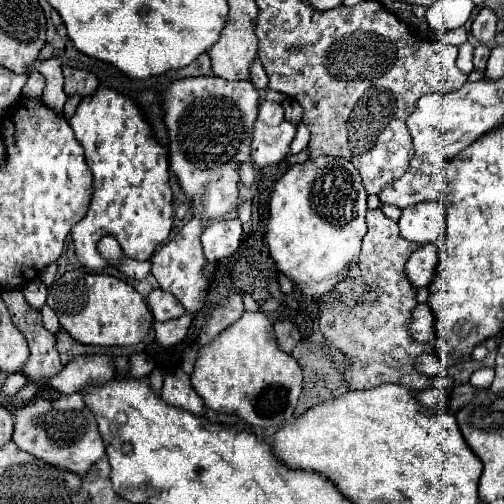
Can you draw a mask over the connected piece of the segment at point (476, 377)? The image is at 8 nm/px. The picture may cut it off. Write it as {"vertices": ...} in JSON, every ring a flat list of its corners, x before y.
{"vertices":[[481,368,477,372,473,372,471,380,469,380,475,388,489,388,489,384,493,382,493,368]]}

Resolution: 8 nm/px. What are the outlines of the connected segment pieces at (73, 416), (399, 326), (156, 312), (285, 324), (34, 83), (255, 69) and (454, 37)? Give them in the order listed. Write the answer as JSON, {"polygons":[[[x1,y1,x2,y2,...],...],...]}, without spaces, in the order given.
{"polygons":[[[75,392,59,400,39,398,19,408,15,414,13,442,21,450,41,460,47,460,47,464,67,468,81,476,87,474,93,468,93,464,105,456,105,444,97,430,95,414,87,408,83,392]],[[381,208,367,210,367,234,357,266,347,278,323,294,319,302,319,328,331,346,345,358,345,380,351,388,375,388,393,382,411,390,429,390,431,378,415,368,415,358,423,352,435,352,435,344,421,344,411,336,411,314,417,302,417,290,403,272,411,252,419,248,399,236,399,228]],[[161,288,151,290,151,294,147,296,147,304,149,304,155,320,159,320,159,322,175,320,185,314,185,308,179,304,179,300,175,296,171,296,169,292,163,292]],[[279,320,275,322,275,336,277,336,277,342,279,346,285,350,285,352,291,352,295,348,295,344,301,340,301,334,297,330,297,326,289,320]],[[31,72,27,84,23,86,23,98,41,98,45,88,45,78,39,72]],[[255,60,255,64,251,66,251,78,249,78,249,80,253,82,253,86,255,86,257,90,265,90,265,88,267,88,269,78,267,78,267,72,263,70,263,64,261,64,259,60]],[[463,26,459,28,453,28,453,30,447,30,447,32,439,32,437,38,441,42,447,42,447,44,453,44,453,46,461,46,463,42,467,42,467,32]]]}

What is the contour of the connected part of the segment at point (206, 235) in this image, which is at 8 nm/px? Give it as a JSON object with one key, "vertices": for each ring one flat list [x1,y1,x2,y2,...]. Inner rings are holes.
{"vertices":[[219,220,207,226,201,238,207,260,219,262,235,254,241,244,241,234,243,234,243,228,239,220]]}

